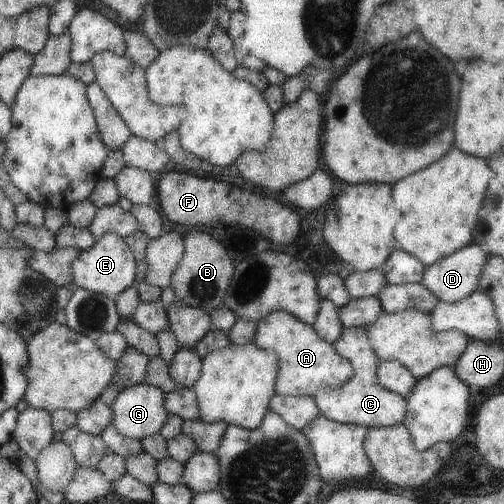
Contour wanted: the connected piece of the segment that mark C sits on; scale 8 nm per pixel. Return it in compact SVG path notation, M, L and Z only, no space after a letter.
M360 327L345 328L344 334L336 340L334 346L346 360L353 364L355 374L350 382L344 383L341 387L318 390L313 399L320 414L342 424L357 424L368 429L402 424L408 412L408 400L379 383L377 372L381 360L374 352L365 329Z

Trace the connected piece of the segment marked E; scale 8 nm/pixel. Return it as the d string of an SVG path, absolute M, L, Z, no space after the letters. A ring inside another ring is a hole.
M106 233L96 239L96 242L81 251L71 266L74 288L103 294L116 298L120 291L136 285L138 276L138 261L133 250L123 237L116 233Z

